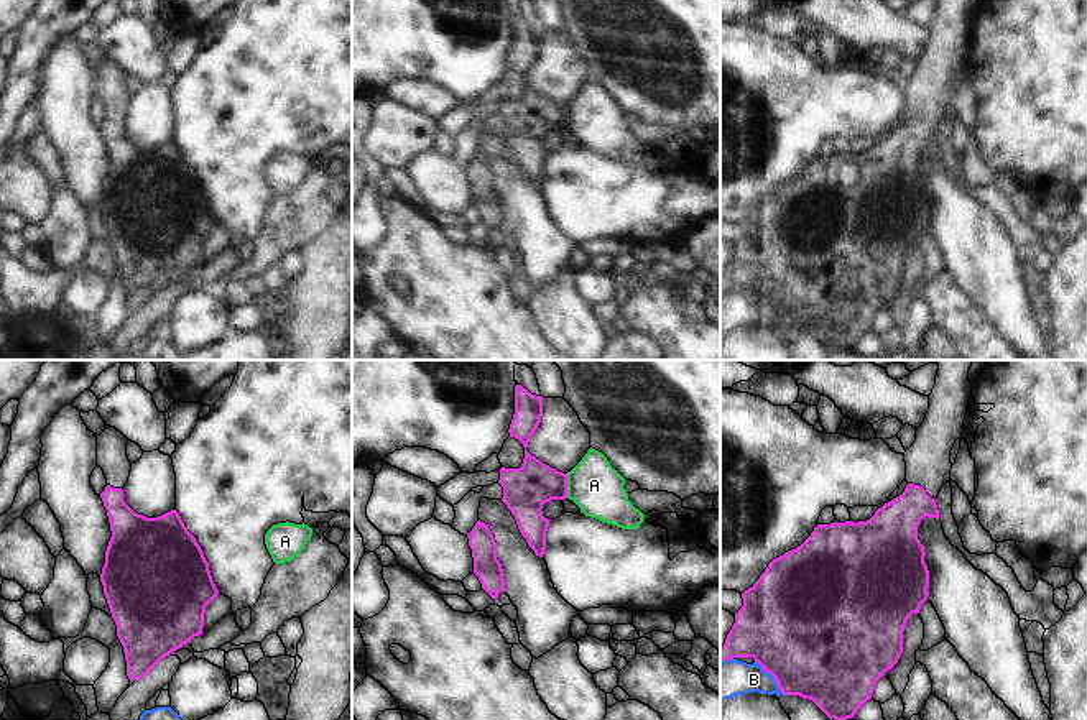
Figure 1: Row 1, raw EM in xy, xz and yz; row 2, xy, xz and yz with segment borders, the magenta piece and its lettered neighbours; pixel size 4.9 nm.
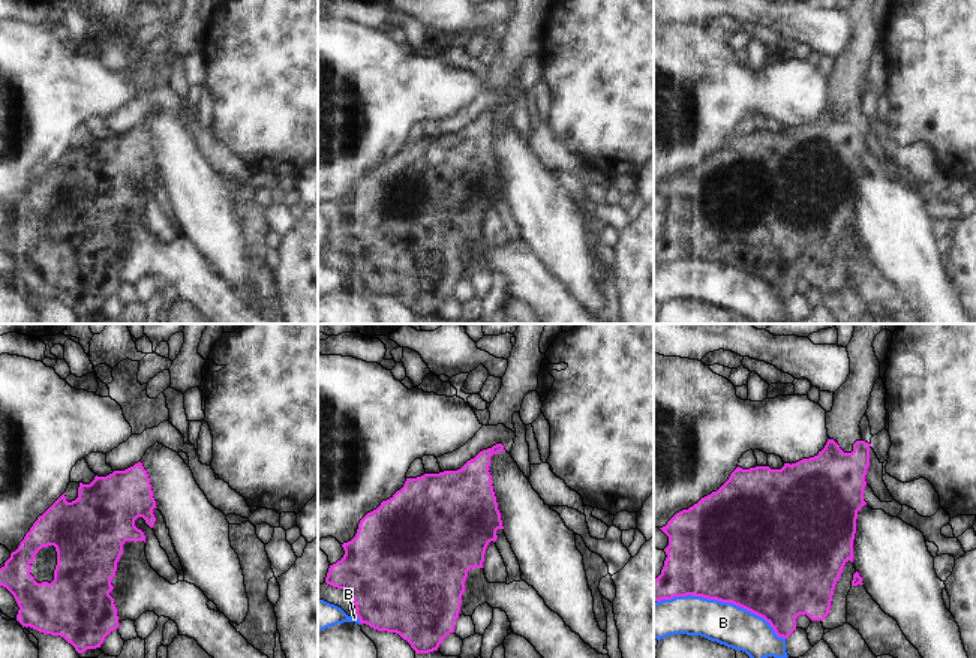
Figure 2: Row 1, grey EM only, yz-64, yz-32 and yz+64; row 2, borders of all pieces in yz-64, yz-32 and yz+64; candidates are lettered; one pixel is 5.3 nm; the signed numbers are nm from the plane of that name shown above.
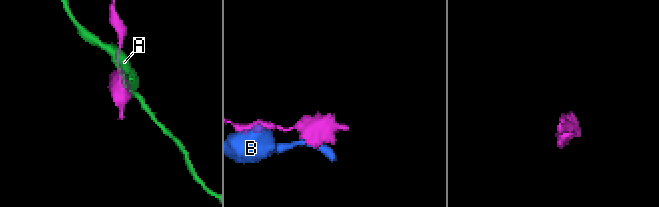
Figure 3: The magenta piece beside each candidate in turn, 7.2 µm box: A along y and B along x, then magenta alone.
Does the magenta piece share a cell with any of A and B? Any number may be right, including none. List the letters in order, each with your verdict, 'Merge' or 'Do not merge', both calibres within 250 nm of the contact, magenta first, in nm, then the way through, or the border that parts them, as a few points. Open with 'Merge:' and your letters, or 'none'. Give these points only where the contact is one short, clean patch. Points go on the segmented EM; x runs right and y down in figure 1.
Merge: none
A: Do not merge. Thickness 220 nm (magenta) against 260 nm
B: Do not merge. Thickness 500 nm (magenta) against 180 nm.

